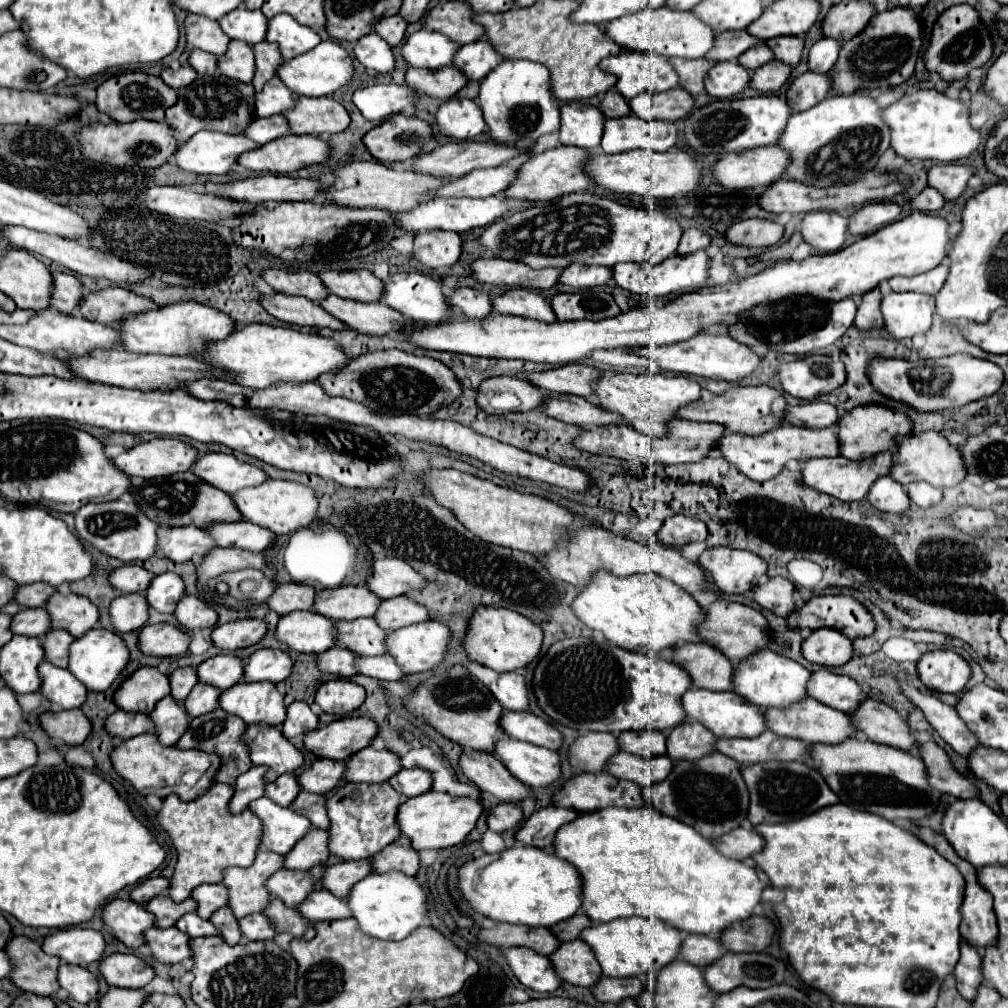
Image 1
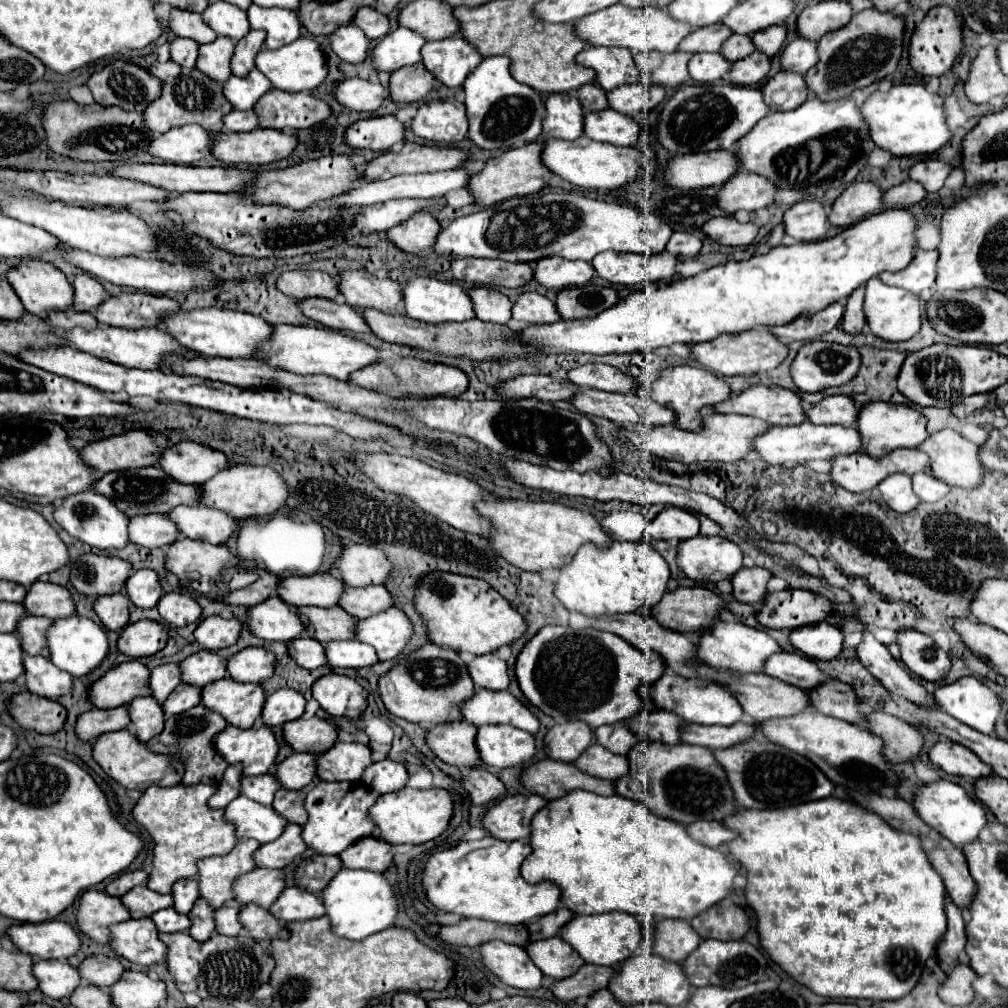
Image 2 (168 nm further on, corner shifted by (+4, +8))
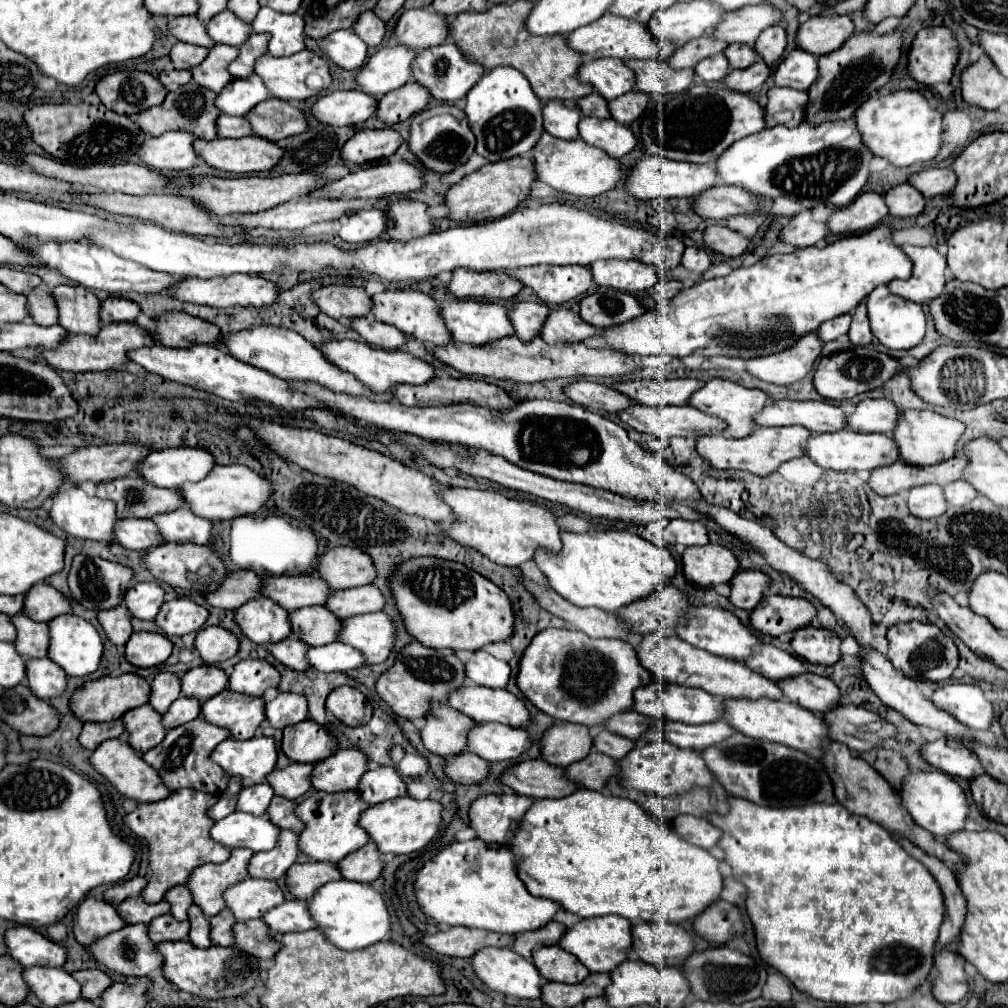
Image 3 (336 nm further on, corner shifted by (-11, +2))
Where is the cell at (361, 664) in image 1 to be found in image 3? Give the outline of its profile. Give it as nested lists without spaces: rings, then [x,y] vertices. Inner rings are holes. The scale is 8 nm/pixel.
[[[342,642],[308,648],[308,662],[318,672],[348,672],[366,664],[364,656],[356,648]]]

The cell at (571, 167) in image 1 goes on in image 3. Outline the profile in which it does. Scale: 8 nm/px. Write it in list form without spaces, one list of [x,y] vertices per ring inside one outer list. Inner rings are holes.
[[[512,158],[486,164],[480,170],[466,174],[460,182],[452,184],[444,194],[444,206],[448,208],[446,218],[456,222],[484,222],[496,220],[512,212],[524,198],[528,198],[530,184],[536,180],[534,164],[530,158]]]

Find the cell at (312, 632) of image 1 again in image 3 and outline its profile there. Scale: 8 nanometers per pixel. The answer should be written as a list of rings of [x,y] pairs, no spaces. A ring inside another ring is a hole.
[[[264,596],[244,602],[240,610],[234,610],[234,622],[240,626],[246,638],[260,646],[280,642],[292,632],[288,612]]]

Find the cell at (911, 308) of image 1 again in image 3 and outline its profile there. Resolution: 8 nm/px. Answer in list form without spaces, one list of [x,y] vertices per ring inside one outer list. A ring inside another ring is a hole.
[[[878,286],[876,290],[872,290],[872,294],[868,294],[866,306],[868,306],[870,330],[882,346],[892,348],[892,350],[908,350],[908,348],[914,348],[916,344],[920,344],[920,340],[924,338],[926,316],[922,312],[920,304],[890,294],[886,286]]]

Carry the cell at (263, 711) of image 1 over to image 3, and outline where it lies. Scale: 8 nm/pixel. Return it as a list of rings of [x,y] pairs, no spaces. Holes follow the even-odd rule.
[[[224,688],[214,698],[202,702],[200,716],[210,724],[226,728],[232,738],[248,740],[264,720],[264,700]]]

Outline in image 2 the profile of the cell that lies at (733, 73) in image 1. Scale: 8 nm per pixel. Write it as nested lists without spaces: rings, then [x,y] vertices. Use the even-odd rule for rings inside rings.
[[[693,54],[689,60],[689,74],[695,82],[711,84],[727,78],[731,70],[731,62],[721,54]]]

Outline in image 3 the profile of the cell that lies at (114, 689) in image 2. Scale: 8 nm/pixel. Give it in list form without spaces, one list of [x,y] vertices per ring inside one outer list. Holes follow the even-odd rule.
[[[138,674],[102,676],[98,680],[88,680],[72,694],[70,710],[82,722],[106,722],[106,720],[118,720],[124,712],[146,704],[148,698],[150,698],[150,684]]]

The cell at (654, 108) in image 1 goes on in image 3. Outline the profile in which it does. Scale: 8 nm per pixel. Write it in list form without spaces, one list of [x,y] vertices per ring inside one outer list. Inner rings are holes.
[[[632,90],[620,98],[614,98],[608,102],[608,110],[612,118],[620,124],[632,124],[648,106],[648,94],[642,94],[638,90]]]

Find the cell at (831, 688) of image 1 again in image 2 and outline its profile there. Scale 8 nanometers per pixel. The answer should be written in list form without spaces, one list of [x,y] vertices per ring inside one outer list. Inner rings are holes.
[[[789,652],[773,654],[765,664],[765,674],[803,690],[813,690],[827,680],[825,672],[821,672],[811,658]]]

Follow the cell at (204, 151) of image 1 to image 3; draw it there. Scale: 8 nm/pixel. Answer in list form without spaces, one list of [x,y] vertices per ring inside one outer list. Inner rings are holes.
[[[164,132],[162,136],[146,138],[138,150],[138,158],[148,168],[160,172],[182,172],[200,164],[200,156],[192,148],[194,140],[188,132]]]

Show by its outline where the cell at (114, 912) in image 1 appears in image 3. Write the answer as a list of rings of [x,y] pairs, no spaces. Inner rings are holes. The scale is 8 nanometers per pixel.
[[[86,898],[80,902],[74,916],[74,938],[82,946],[96,942],[98,938],[124,928],[126,922],[118,916],[116,908],[104,900]]]

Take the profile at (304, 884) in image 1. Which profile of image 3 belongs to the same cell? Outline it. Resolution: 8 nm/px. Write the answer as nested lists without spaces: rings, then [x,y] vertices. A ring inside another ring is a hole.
[[[246,878],[224,892],[224,904],[238,922],[262,918],[264,912],[284,902],[284,894],[274,880]]]

